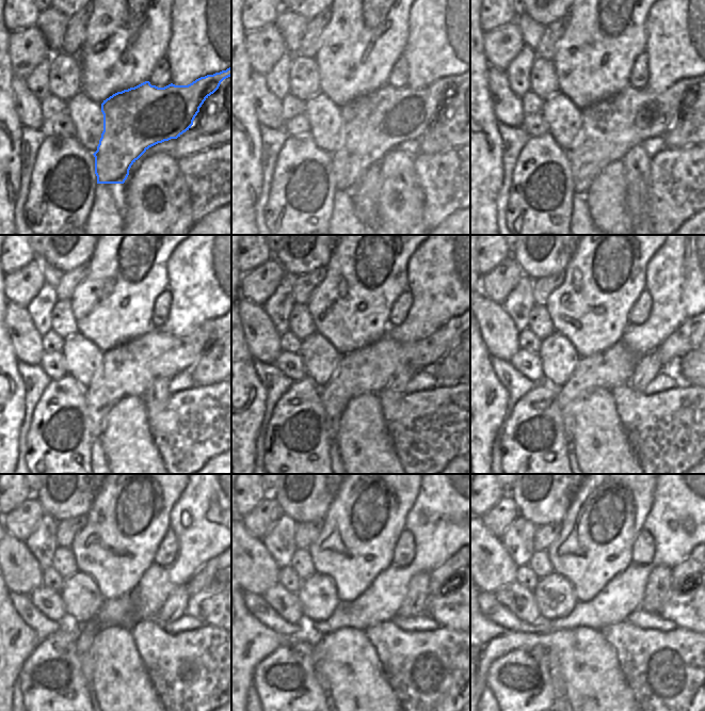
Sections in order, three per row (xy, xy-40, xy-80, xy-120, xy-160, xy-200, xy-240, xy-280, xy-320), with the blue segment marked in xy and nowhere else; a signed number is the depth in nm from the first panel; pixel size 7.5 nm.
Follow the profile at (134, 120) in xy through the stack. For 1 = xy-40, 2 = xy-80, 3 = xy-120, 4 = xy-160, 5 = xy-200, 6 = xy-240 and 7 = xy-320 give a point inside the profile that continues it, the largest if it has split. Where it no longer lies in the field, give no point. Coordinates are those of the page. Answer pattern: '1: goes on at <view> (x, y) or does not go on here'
1: goes on at xy-40 (372, 124)
2: goes on at xy-80 (610, 127)
3: goes on at xy-120 (128, 369)
4: goes on at xy-160 (369, 369)
5: goes on at xy-200 (612, 367)
6: goes on at xy-240 (119, 611)
7: goes on at xy-320 (679, 573)

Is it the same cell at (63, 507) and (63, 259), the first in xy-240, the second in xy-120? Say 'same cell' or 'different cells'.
same cell

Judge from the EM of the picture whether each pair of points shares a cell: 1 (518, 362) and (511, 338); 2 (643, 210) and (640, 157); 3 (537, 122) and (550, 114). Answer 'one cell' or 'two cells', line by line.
1: two cells
2: one cell
3: two cells

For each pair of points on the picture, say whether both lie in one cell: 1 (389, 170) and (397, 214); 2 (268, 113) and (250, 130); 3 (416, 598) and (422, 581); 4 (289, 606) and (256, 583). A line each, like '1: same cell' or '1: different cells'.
1: same cell
2: different cells
3: same cell
4: different cells

